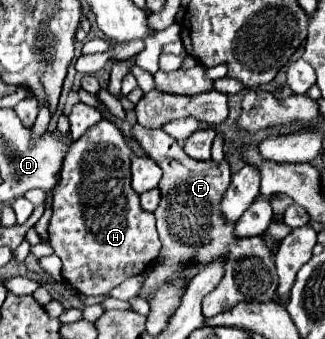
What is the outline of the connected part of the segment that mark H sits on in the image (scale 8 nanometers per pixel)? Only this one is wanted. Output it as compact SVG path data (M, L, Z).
M101 119L101 123L95 123L93 127L89 127L69 149L69 155L65 157L63 169L61 169L61 181L57 183L55 191L53 191L53 215L51 215L51 247L53 251L61 257L63 261L63 277L81 293L85 295L107 295L111 289L115 289L117 285L121 285L125 279L129 279L131 275L139 273L151 259L155 259L161 251L161 241L155 229L155 215L149 211L143 211L141 203L139 203L139 195L133 191L131 187L131 173L129 173L129 163L131 163L131 149L125 145L121 131L109 121L109 119Z

